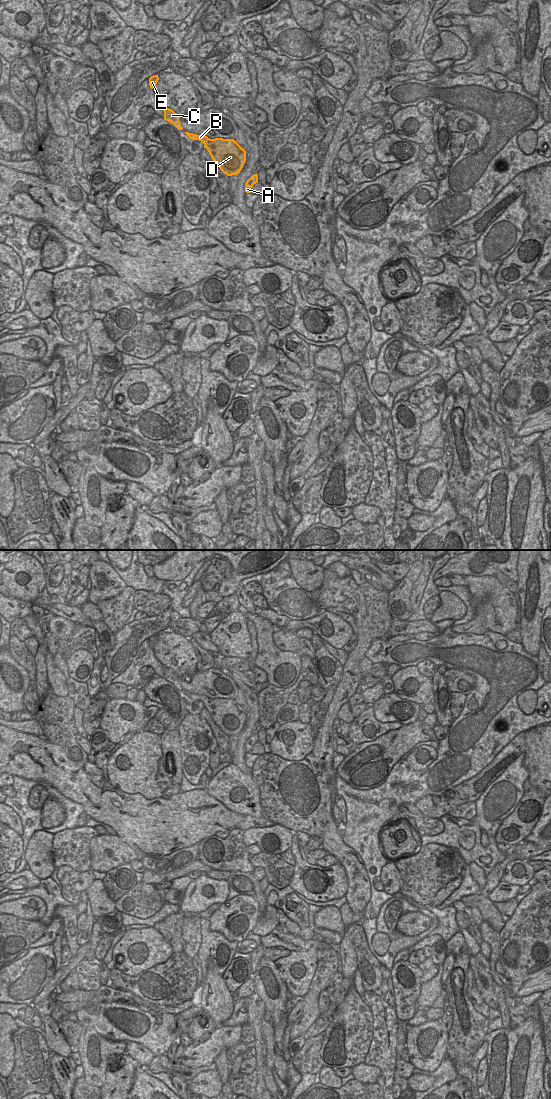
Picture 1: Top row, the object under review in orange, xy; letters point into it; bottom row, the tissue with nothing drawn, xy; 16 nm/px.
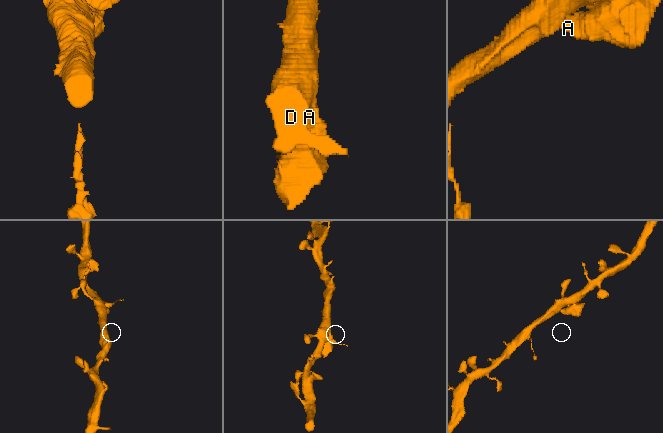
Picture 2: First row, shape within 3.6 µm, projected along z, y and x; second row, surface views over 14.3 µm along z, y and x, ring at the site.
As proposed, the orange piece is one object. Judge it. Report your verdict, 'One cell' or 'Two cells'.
One cell

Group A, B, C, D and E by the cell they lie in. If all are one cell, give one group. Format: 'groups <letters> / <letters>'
groups A B C D E

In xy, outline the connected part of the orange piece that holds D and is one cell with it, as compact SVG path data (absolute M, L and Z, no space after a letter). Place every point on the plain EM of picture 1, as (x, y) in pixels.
M189 692L185 694L192 700L199 700L209 712L214 723L227 736L237 735L246 722L246 711L234 700L215 698Z

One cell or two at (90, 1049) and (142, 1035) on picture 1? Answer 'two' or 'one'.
two

